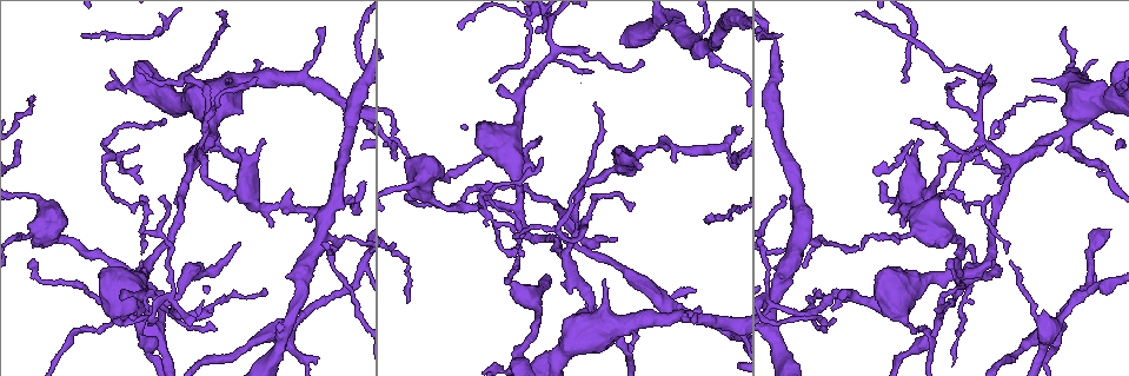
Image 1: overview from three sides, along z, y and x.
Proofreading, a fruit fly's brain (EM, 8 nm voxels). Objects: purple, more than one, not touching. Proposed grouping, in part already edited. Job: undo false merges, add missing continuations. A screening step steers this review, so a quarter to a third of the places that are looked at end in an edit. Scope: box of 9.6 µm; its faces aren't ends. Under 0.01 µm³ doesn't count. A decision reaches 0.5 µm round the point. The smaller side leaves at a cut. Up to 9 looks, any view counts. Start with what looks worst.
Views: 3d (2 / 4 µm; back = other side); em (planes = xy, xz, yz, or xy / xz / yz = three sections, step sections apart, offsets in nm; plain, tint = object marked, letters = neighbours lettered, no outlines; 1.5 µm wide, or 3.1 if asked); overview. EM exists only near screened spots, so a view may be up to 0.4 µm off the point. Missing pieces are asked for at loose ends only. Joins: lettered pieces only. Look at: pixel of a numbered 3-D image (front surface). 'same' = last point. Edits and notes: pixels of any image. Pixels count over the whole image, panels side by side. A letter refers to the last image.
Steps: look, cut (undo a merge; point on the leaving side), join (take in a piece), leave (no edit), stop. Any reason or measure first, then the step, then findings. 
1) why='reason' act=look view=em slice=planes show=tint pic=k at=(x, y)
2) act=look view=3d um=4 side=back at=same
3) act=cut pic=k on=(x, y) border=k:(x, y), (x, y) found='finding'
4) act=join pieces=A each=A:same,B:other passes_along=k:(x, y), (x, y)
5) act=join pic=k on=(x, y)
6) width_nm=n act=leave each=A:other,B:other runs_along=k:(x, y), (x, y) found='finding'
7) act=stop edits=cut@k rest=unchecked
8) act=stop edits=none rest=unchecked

why='tapers out' act=look view=em slice=xy step=8 show=letters pic=1 at=(1067, 29)

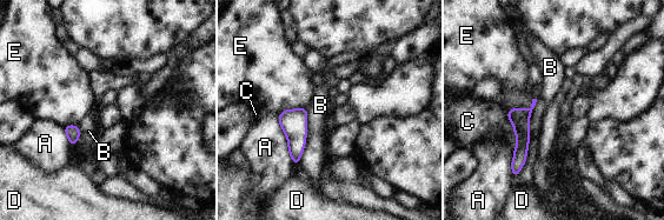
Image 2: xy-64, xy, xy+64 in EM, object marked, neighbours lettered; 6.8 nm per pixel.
act=look view=em slice=planes show=letters at=same

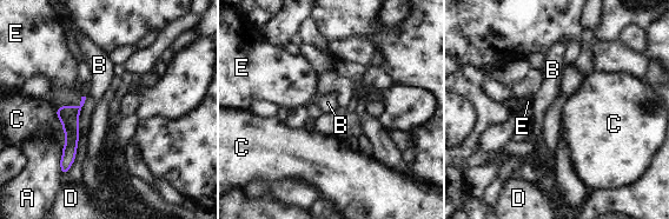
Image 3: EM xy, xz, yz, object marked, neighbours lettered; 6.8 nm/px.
width_nm=140 act=leave each=A:other,B:other,C:other,D:other,E:other runs_along=3:(72, 108), (71, 145), (64, 170) found='none of them fits'

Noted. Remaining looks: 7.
why='branch stops here' act=look view=3d um=2 side=back pic=1 at=(736, 166)

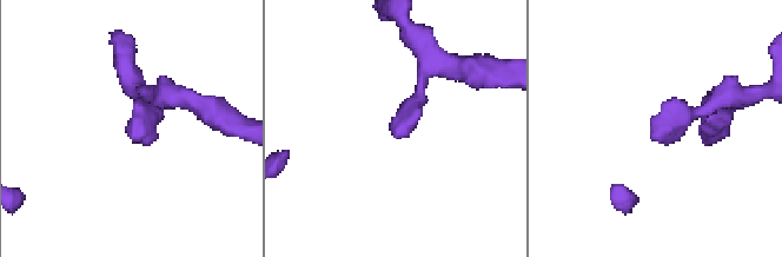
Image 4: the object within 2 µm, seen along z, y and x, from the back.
act=look view=em slice=xy step=4 show=letters pic=4 at=(135, 142)

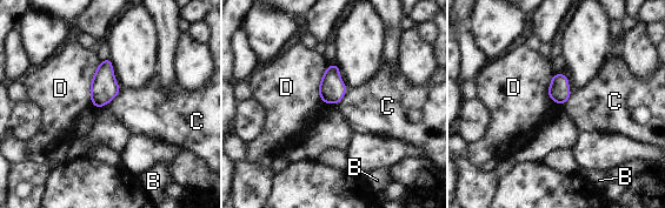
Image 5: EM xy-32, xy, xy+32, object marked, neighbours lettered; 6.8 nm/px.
longest_contact=D:300nm act=leave each=B:other,C:other,D:other border=5:(121, 88), (105, 106) found='no lettered piece goes on from it'

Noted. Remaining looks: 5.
act=look view=em slice=xy step=4 show=tint pic=1 at=(261, 138)

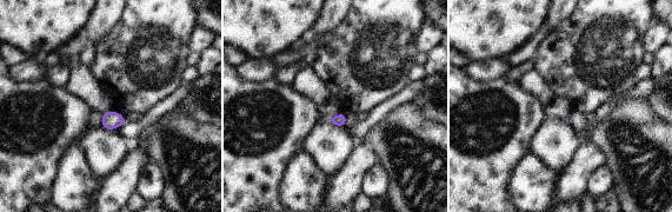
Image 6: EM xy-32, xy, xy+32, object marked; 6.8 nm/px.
why='cut it another way' act=look view=em slice=xz step=4 show=letters at=same

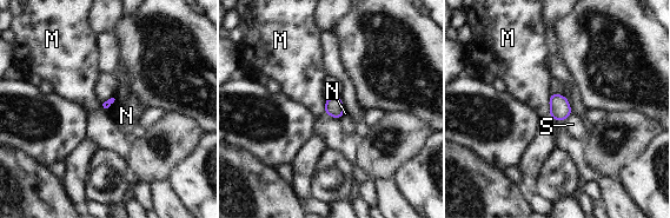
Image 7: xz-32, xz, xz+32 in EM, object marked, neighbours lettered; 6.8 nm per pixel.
act=leave each=M:other,N:other,S:other border=7:(115, 99), (106, 110) found='no lettered piece goes on from it'

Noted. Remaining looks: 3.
why='three arms meet' act=look view=em slice=yz step=8 show=tint pic=1 at=(486, 214)

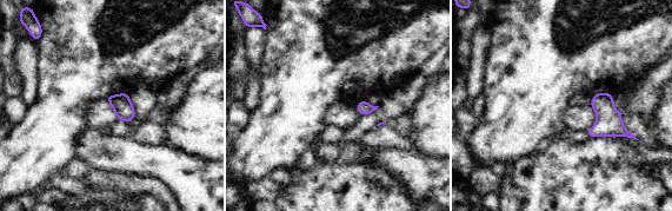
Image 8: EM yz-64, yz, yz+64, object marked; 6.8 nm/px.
act=look view=em slice=planes show=letters at=same

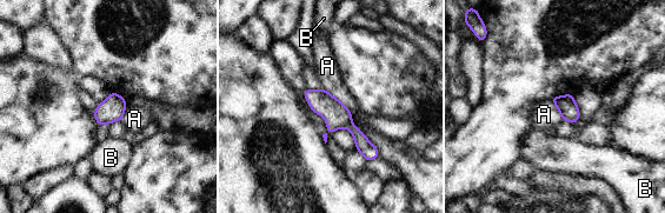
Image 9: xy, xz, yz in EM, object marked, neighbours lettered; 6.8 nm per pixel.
longest_contact=A:320nm act=leave each=A:other,B:other runs_along=9:(306, 93), (340, 117), (373, 155) found='all the same neuron'

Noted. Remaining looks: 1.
act=stop edits=none rest=unchecked

